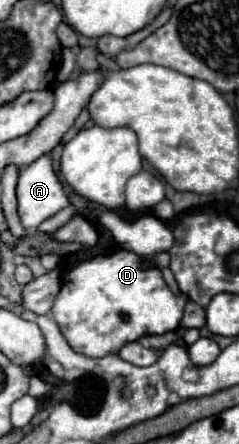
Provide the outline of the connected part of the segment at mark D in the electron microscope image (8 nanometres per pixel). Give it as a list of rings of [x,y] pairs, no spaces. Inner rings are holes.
[[[117,249],[111,255],[97,255],[79,261],[63,275],[63,285],[57,293],[53,315],[69,345],[83,355],[103,357],[117,353],[127,341],[137,341],[143,335],[167,333],[179,327],[187,295],[175,295],[157,267],[151,267],[141,255]]]

